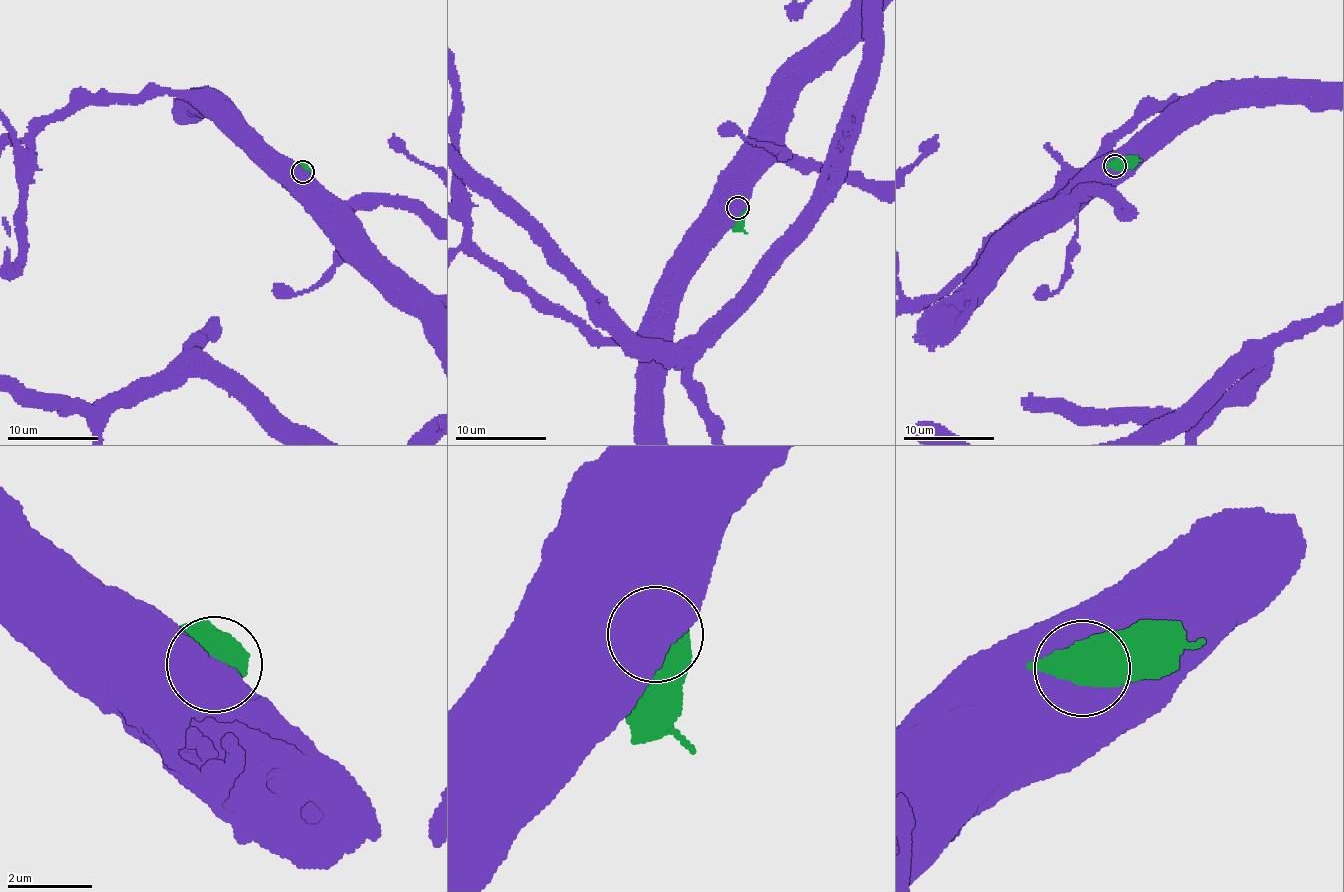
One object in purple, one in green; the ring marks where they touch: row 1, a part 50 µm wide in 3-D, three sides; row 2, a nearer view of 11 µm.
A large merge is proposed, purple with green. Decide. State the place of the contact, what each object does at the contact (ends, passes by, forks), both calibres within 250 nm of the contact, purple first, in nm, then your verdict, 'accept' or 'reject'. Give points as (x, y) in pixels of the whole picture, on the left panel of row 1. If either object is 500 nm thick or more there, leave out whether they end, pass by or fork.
(302, 172) | 750/1050 nm | reject

